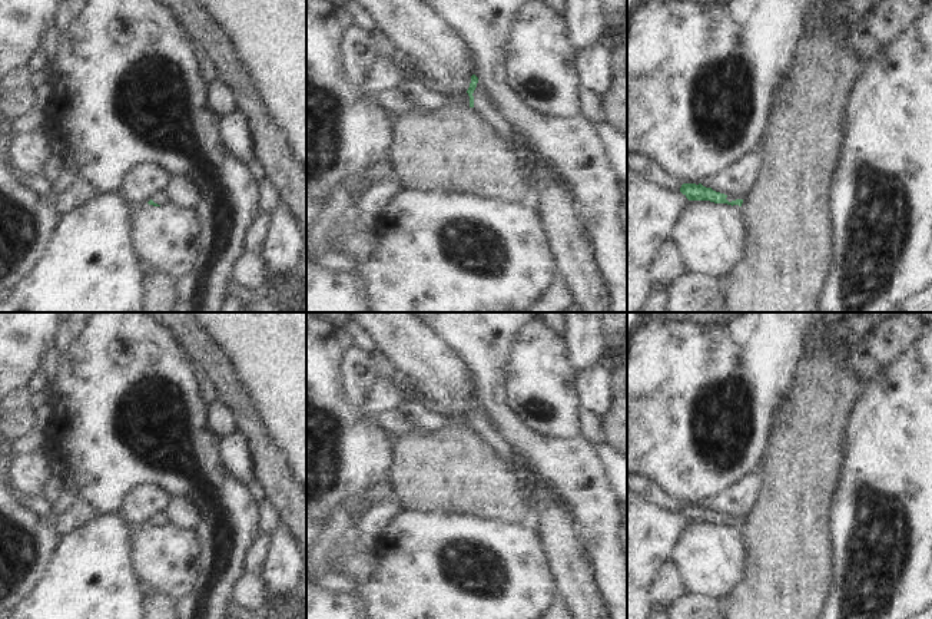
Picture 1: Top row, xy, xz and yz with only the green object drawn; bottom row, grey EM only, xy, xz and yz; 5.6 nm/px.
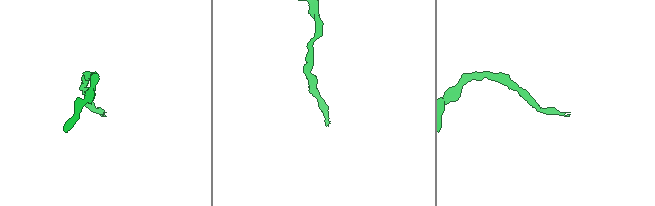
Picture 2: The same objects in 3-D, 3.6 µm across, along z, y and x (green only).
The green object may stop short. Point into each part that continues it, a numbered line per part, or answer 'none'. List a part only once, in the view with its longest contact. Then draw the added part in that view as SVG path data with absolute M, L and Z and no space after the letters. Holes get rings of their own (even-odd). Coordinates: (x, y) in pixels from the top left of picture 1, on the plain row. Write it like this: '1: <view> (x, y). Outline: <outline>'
1: xz (534, 486). Outline: M481 403L477 404L477 408L472 414L474 428L488 441L491 441L500 454L505 459L511 471L520 479L523 490L530 497L530 502L535 510L535 519L533 527L538 527L537 513L541 510L541 499L547 494L550 499L554 499L558 504L567 509L573 514L573 522L577 526L578 534L583 539L583 524L578 522L577 514L574 513L574 506L563 491L555 489L548 480L541 477L537 473L523 473L520 469L521 456L518 451L504 438L504 436L495 428L491 416L482 407Z

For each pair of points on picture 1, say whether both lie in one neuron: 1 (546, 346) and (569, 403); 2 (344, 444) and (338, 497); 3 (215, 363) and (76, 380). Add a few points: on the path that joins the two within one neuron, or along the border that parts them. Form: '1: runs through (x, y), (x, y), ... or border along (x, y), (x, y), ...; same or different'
1: runs through (546, 360), (546, 380), (554, 389); same
2: runs through (342, 457), (340, 485); same
3: border along (176, 337), (196, 366); different

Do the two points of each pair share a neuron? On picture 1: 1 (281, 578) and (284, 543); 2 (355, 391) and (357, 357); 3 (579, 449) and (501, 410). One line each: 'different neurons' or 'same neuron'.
1: same neuron
2: same neuron
3: same neuron

